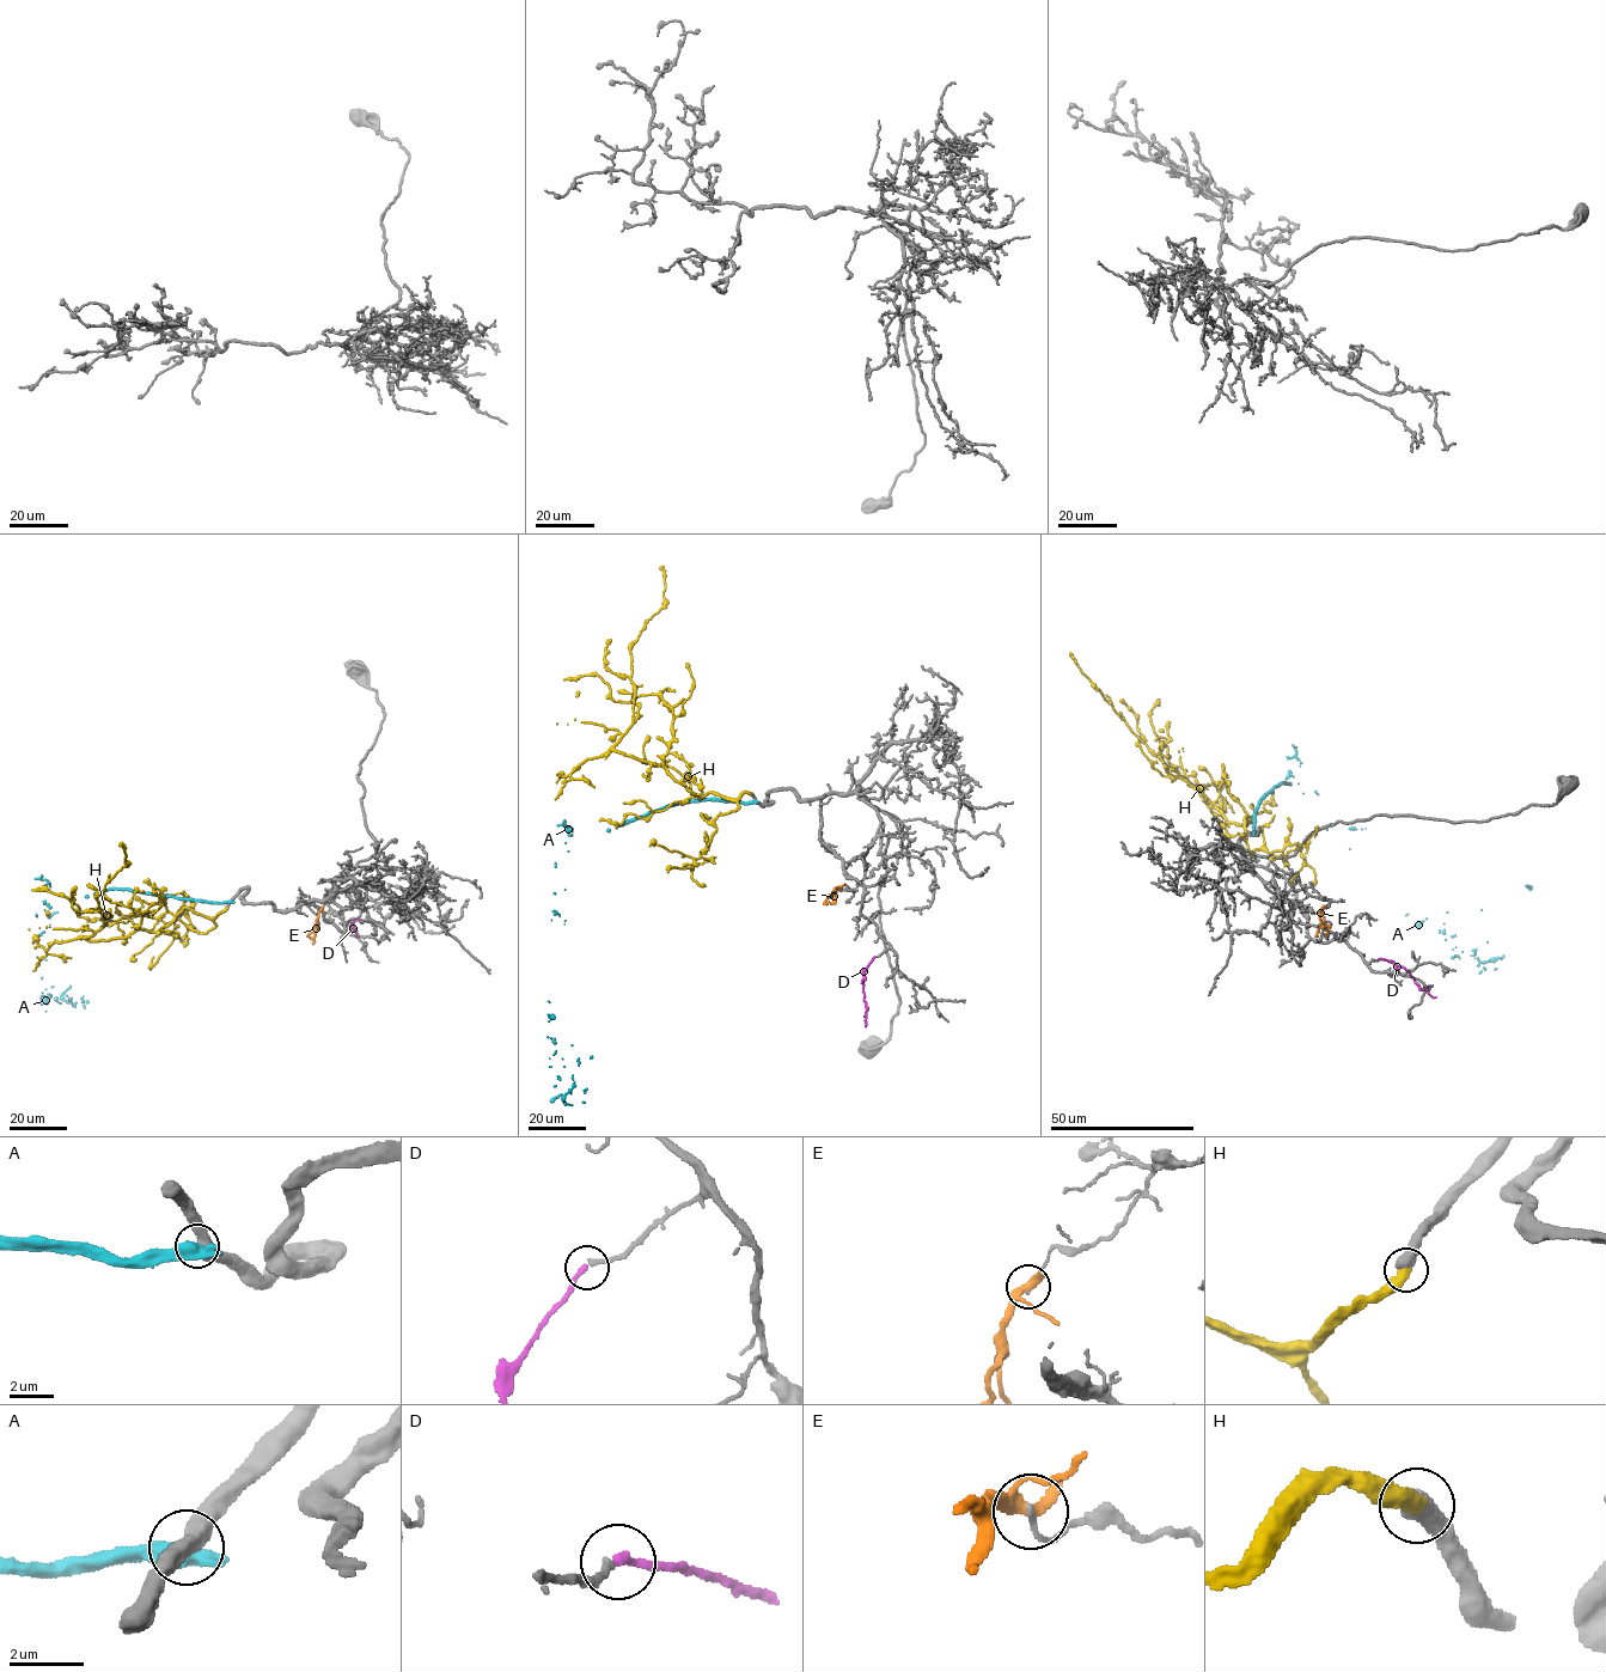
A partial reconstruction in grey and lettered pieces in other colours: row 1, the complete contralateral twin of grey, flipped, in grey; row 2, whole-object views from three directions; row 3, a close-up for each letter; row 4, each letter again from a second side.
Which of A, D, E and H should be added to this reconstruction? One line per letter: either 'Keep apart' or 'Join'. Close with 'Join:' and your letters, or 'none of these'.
A: Keep apart
D: Join
E: Keep apart
H: Join
Join: D, H

